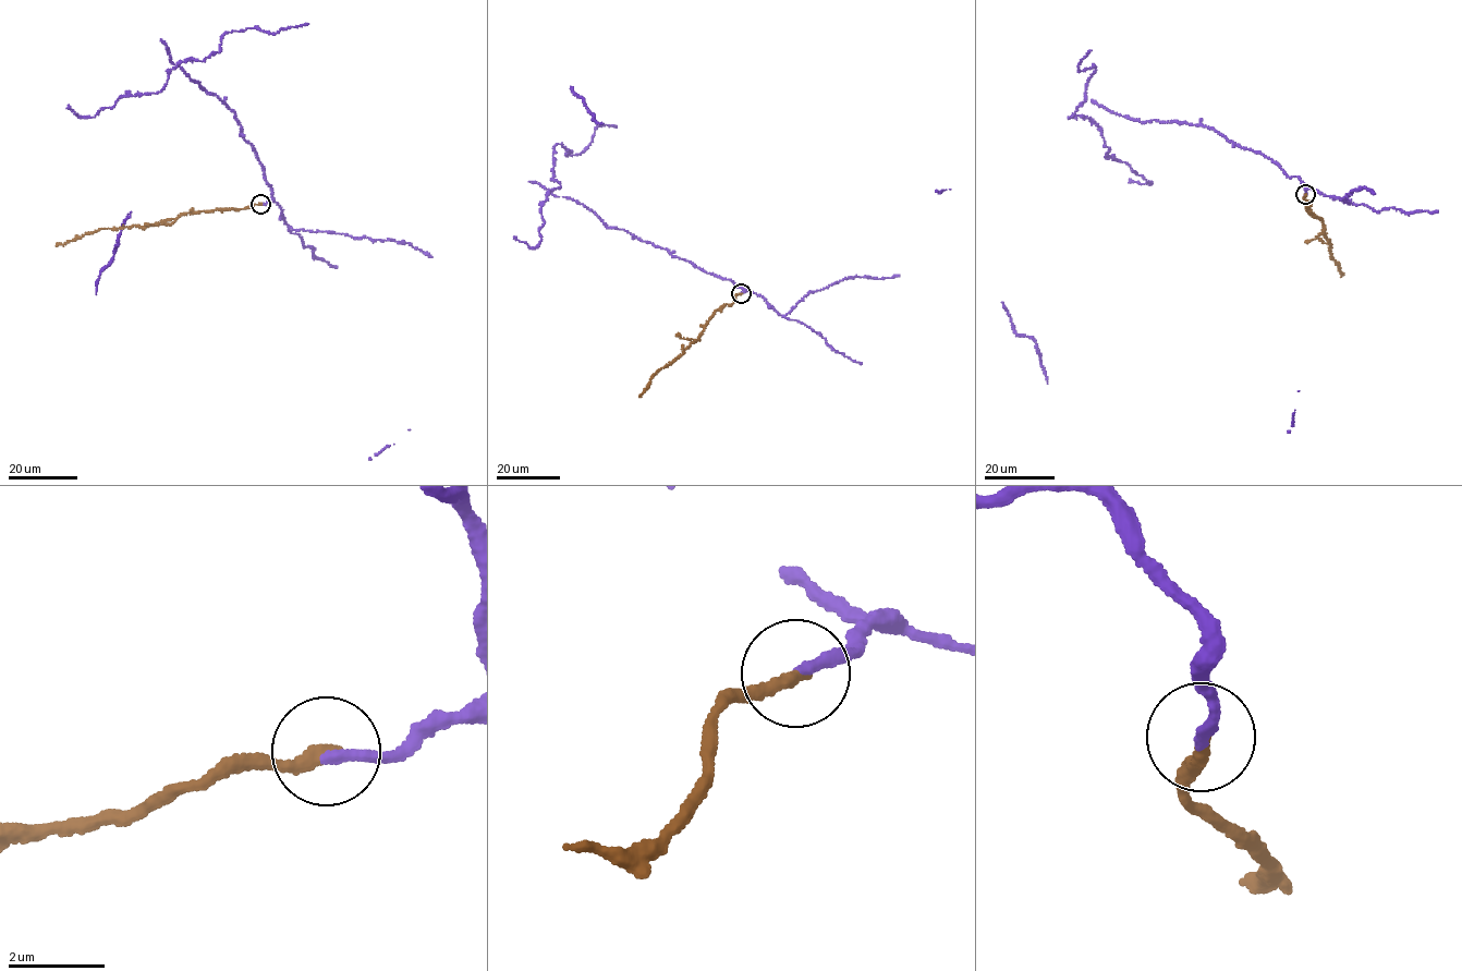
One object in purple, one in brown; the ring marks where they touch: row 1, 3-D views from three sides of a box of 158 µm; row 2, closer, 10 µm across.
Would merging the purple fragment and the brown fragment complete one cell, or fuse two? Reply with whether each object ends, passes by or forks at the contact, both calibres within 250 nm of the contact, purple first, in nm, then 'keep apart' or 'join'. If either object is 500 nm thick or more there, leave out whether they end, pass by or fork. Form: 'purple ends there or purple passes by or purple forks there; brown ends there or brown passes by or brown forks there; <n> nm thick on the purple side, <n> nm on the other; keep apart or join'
purple ends there; brown ends there; 240 nm thick on the purple side, 280 nm on the other; join

